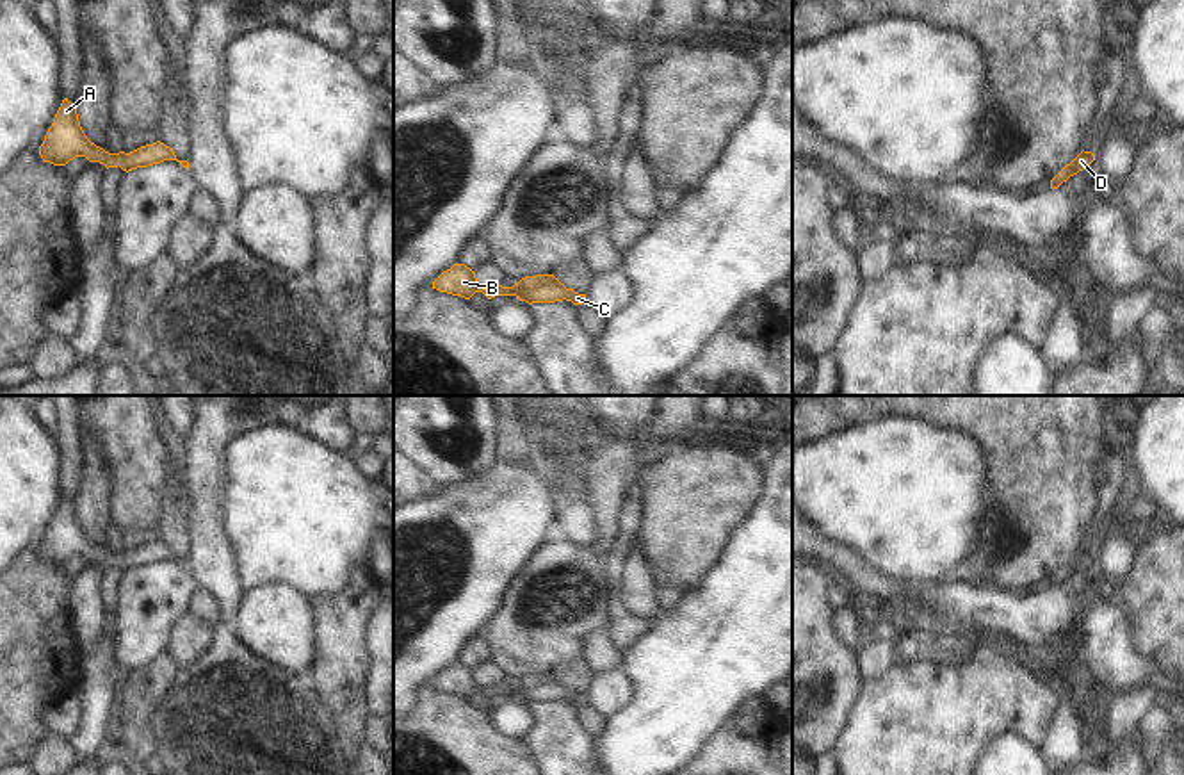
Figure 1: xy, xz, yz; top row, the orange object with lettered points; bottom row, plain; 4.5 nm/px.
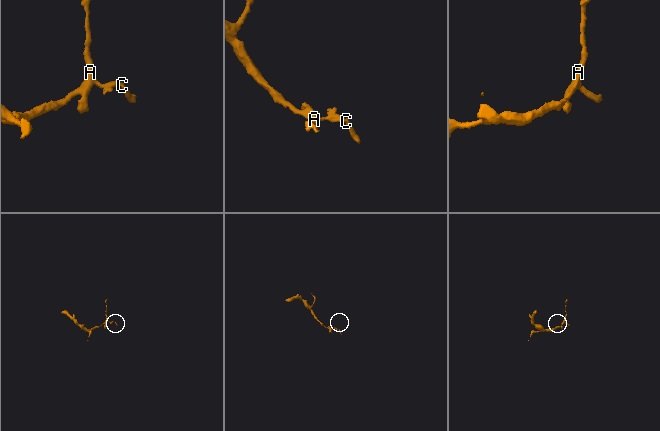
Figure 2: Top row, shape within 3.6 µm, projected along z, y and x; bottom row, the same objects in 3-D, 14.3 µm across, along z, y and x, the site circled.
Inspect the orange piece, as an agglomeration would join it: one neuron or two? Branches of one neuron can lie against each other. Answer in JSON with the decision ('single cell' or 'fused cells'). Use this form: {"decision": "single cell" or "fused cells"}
{"decision": "single cell"}

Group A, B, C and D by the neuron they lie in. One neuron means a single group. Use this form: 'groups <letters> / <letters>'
groups A B C D

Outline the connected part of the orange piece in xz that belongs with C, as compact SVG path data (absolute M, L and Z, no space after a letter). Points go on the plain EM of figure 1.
M454 663L450 668L443 670L433 681L433 688L465 698L470 698L475 691L483 691L488 698L495 695L515 695L529 704L556 702L563 698L572 700L573 704L588 702L586 693L566 688L554 673L525 675L513 686L495 684L491 688L483 688L477 682L475 672L465 663Z

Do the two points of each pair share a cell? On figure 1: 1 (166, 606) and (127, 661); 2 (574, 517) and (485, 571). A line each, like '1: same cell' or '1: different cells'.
1: same cell
2: different cells

